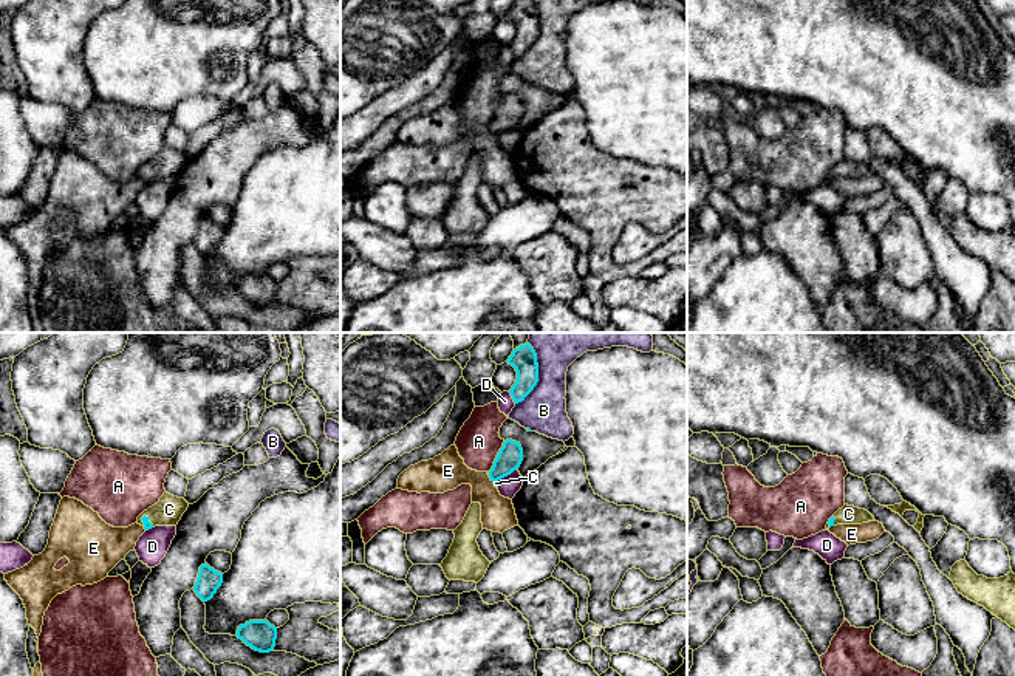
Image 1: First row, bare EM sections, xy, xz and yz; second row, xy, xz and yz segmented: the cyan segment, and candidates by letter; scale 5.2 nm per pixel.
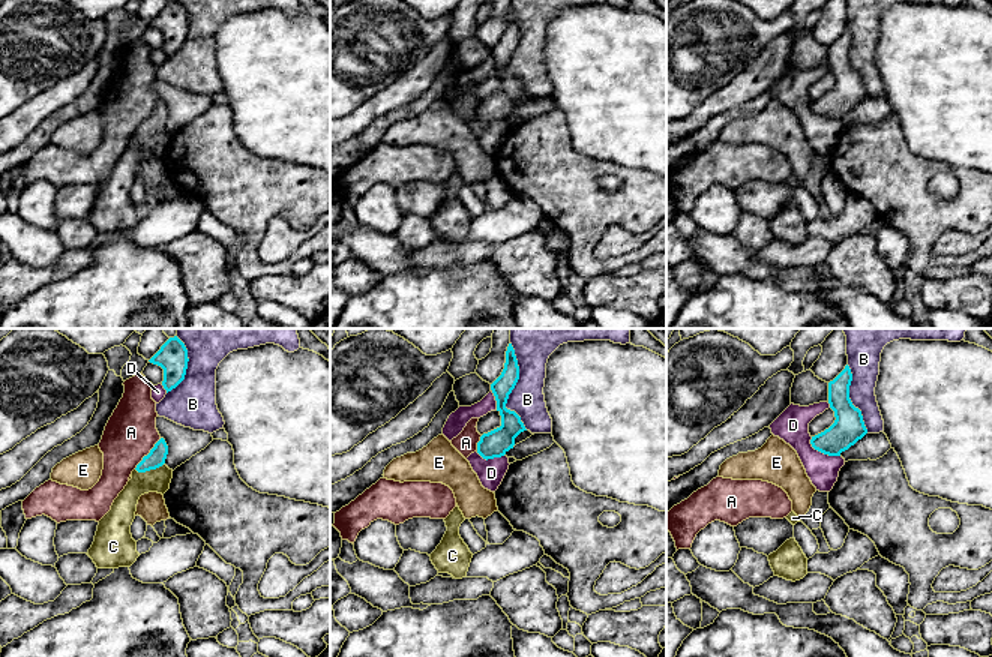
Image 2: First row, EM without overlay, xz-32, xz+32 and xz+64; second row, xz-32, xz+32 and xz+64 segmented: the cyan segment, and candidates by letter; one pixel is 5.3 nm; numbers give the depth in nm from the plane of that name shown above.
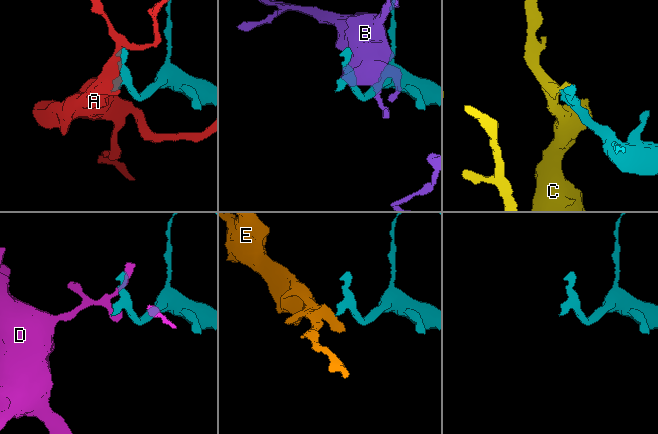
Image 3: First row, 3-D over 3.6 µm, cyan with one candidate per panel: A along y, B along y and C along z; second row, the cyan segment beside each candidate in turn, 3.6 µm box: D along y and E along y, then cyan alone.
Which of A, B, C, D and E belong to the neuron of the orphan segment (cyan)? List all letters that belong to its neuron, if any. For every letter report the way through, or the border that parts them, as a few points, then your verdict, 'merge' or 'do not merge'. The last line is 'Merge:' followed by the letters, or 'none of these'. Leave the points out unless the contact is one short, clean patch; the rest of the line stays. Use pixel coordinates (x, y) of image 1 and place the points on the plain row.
A: border along xz (505, 95), (488, 124); do not merge
B: do not merge
C: runs through xy (147, 178), (147, 172), (169, 163); merge
D: do not merge
E: border along xz (488, 129), (492, 135); do not merge
Merge: C

